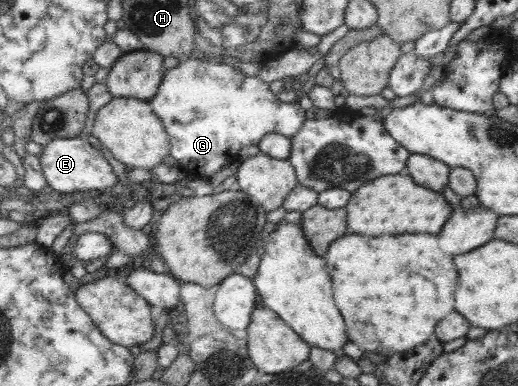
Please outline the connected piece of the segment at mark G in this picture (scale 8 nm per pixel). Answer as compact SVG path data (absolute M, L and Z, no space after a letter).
M195 58L168 70L163 80L160 93L149 101L160 115L172 138L171 155L178 166L190 175L201 177L219 173L225 165L241 159L241 149L247 145L257 145L263 136L269 133L293 138L304 128L306 110L298 103L283 103L269 91L269 85L259 76L245 77L243 72L229 63L219 63L215 58Z

